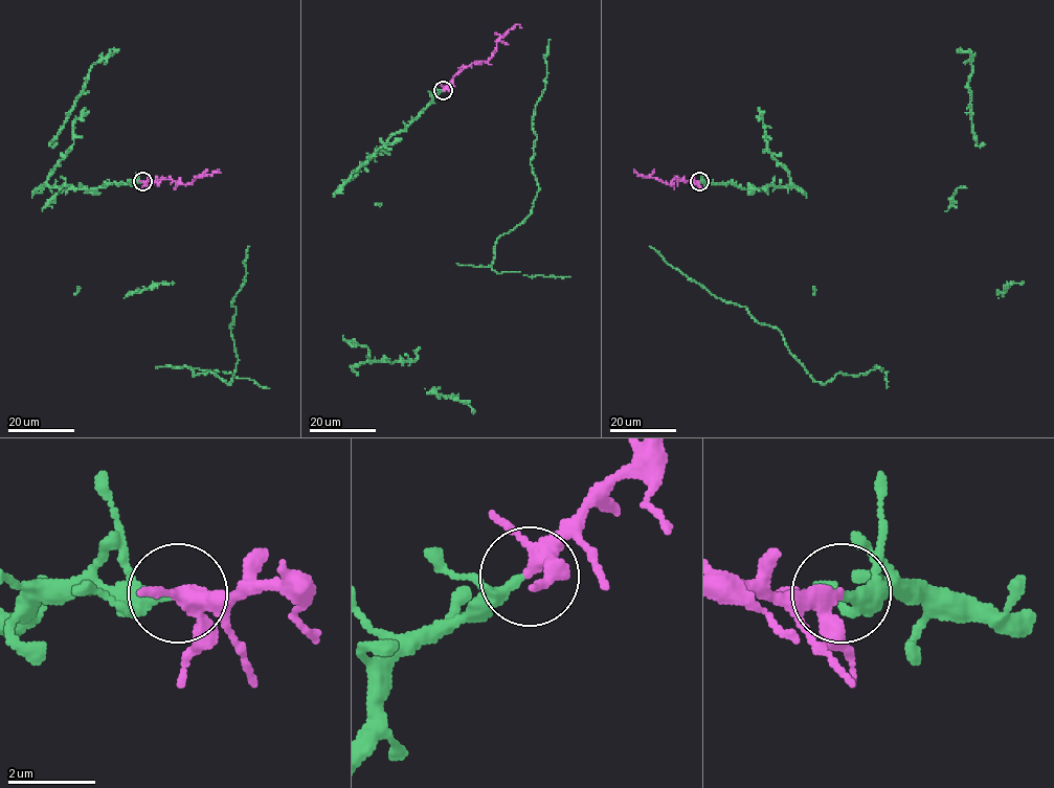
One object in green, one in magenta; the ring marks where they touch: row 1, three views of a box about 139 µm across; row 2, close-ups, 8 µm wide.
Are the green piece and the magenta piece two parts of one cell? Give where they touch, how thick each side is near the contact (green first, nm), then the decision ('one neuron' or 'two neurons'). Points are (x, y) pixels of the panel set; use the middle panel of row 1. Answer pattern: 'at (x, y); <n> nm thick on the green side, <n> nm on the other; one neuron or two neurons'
at (443, 90); 200 nm thick on the green side, 260 nm on the other; one neuron

